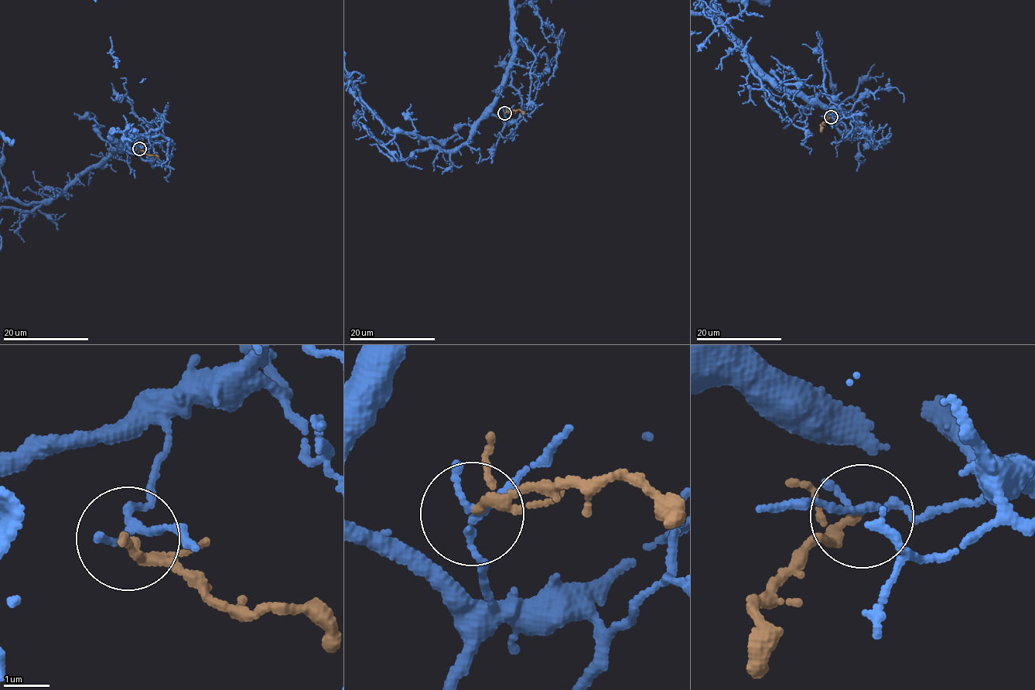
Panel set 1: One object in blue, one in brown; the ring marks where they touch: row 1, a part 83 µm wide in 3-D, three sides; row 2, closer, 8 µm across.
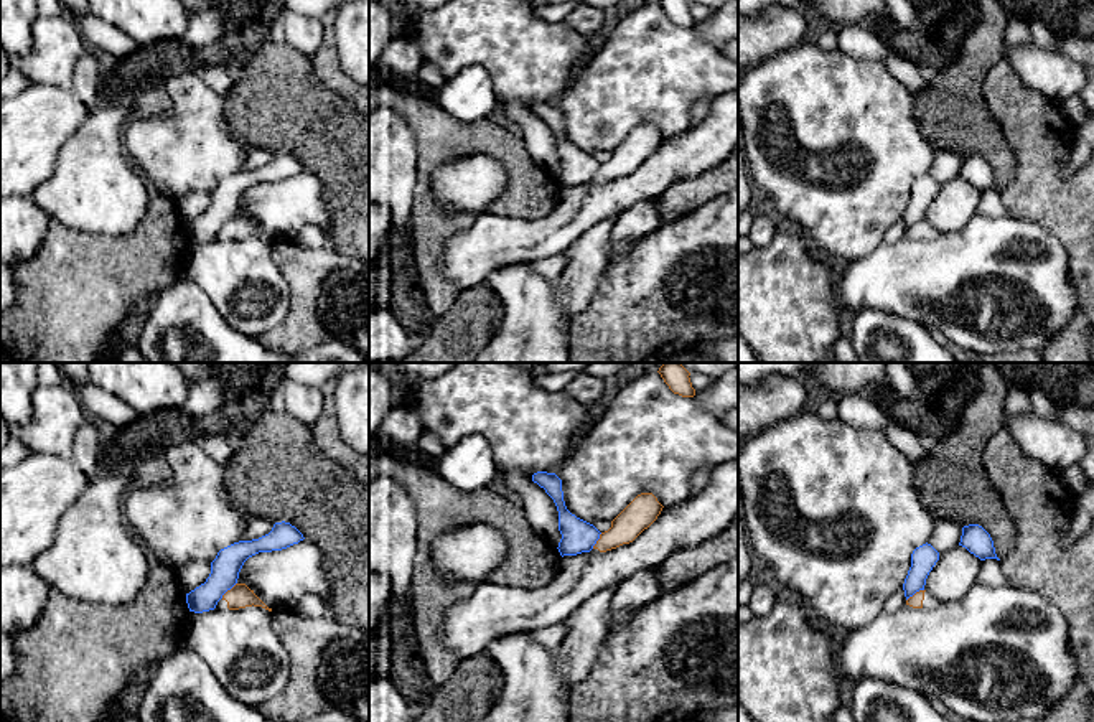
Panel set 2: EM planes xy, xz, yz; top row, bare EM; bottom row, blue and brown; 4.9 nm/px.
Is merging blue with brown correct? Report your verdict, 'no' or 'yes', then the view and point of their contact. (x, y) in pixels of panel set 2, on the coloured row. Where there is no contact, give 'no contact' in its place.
no; contact yz (915, 592)

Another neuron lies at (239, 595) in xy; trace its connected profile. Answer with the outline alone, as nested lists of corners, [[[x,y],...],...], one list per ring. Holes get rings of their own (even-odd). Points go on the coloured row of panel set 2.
[[[236,584],[231,590],[227,590],[222,595],[216,608],[239,610],[252,605],[272,612],[272,608],[269,608],[245,584]]]

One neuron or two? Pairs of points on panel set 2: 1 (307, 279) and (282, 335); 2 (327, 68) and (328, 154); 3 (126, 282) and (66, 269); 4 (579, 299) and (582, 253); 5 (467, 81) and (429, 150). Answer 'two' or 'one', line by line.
1: one
2: two
3: one
4: one
5: two

